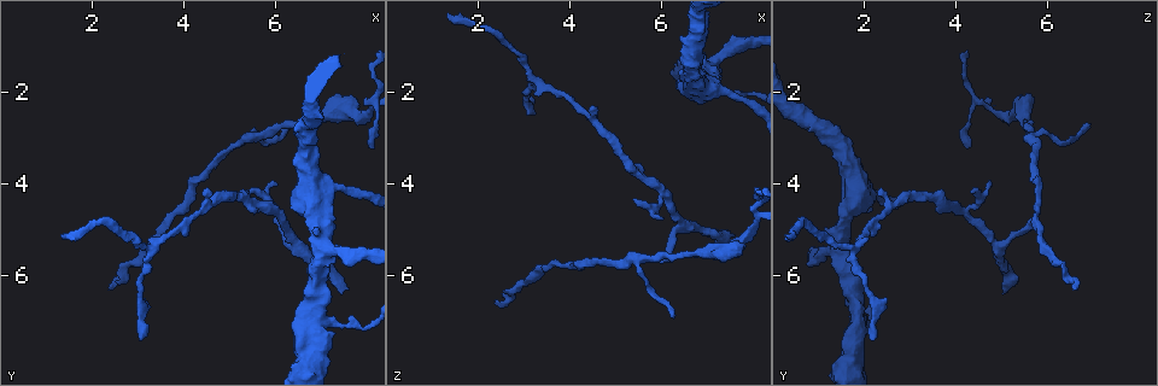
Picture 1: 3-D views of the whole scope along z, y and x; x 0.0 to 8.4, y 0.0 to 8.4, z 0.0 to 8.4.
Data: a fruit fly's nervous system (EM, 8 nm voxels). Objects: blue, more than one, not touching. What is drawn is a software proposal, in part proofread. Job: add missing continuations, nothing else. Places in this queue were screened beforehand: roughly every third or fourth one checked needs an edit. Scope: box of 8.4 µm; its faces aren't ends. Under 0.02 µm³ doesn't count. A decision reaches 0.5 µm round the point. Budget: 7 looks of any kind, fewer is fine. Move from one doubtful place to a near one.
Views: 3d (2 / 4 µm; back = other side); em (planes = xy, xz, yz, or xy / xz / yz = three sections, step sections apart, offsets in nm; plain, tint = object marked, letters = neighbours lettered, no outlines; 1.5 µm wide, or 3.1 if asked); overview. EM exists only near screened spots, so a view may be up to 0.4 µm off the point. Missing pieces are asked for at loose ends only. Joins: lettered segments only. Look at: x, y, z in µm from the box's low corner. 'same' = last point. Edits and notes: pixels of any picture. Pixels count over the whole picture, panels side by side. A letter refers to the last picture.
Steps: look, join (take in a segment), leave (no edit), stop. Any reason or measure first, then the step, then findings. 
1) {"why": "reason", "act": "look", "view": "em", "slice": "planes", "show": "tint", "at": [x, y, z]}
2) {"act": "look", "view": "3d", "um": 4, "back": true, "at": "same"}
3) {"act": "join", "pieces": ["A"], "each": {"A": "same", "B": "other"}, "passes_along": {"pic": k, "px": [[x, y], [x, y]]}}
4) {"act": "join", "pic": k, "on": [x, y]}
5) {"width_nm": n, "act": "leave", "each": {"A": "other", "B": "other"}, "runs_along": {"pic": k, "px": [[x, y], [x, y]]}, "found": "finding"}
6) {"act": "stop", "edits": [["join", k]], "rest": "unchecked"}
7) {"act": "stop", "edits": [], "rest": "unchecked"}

{"why": "an open end", "act": "look", "view": "3d", "um": 2, "at": [5.95, 4.75, 5.70]}

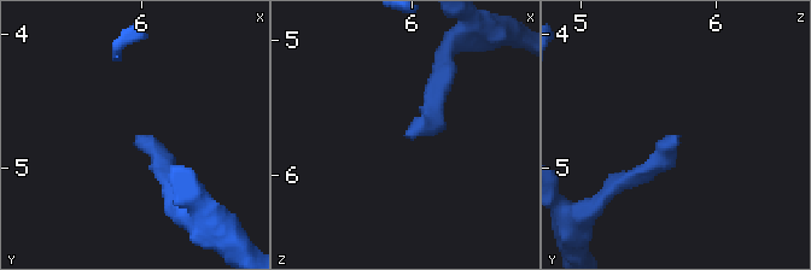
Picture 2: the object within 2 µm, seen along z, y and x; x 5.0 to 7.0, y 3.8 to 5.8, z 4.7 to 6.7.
{"act": "look", "view": "em", "slice": "planes", "show": "letters", "at": [5.96, 4.76, 5.74]}

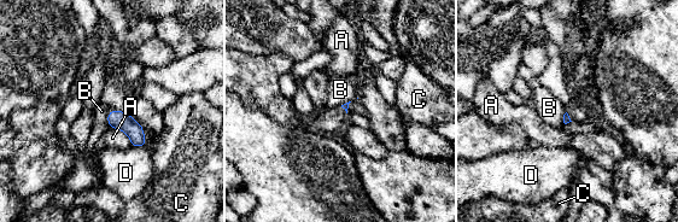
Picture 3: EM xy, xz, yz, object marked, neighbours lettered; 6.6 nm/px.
{"act": "leave", "each": {"A": "other", "B": "other", "C": "other", "D": "other"}, "border": {"pic": 3, "px": [[112, 109], [107, 115], [109, 127]]}, "found": "none of them fits"}

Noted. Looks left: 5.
{"why": "end of a long branch", "act": "look", "view": "3d", "um": 4, "at": [2.35, 6.25, 6.55]}

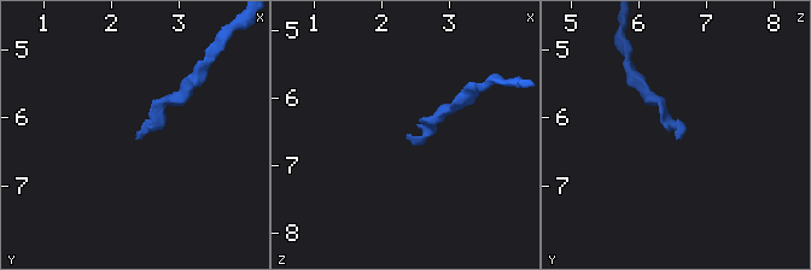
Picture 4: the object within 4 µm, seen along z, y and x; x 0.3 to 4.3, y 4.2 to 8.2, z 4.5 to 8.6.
{"act": "look", "view": "em", "slice": "xy", "step": 8, "show": "letters", "at": [2.35, 6.35, 6.55]}

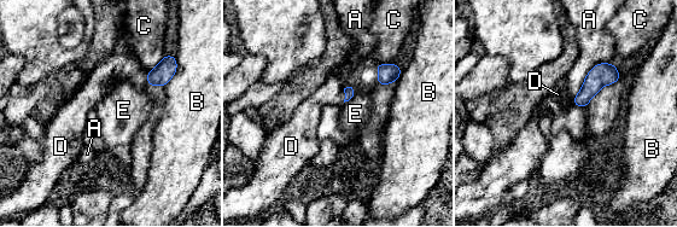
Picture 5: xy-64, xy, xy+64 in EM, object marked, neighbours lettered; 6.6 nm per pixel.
{"act": "look", "view": "em", "slice": "planes", "show": "letters", "at": "same"}

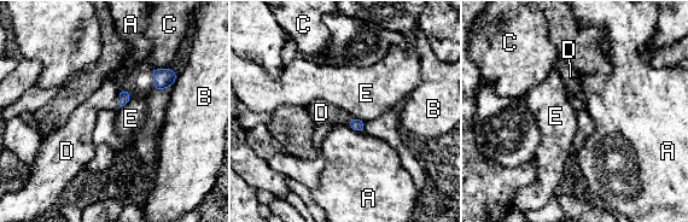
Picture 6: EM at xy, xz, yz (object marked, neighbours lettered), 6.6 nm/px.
{"act": "join", "pieces": ["D"], "each": {"A": "other", "B": "other", "C": "other", "D": "same", "E": "other"}, "found": "the neuron continues"}

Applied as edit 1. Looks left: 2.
{"act": "stop", "edits": [["join", 6]], "rest": "unchecked"}

